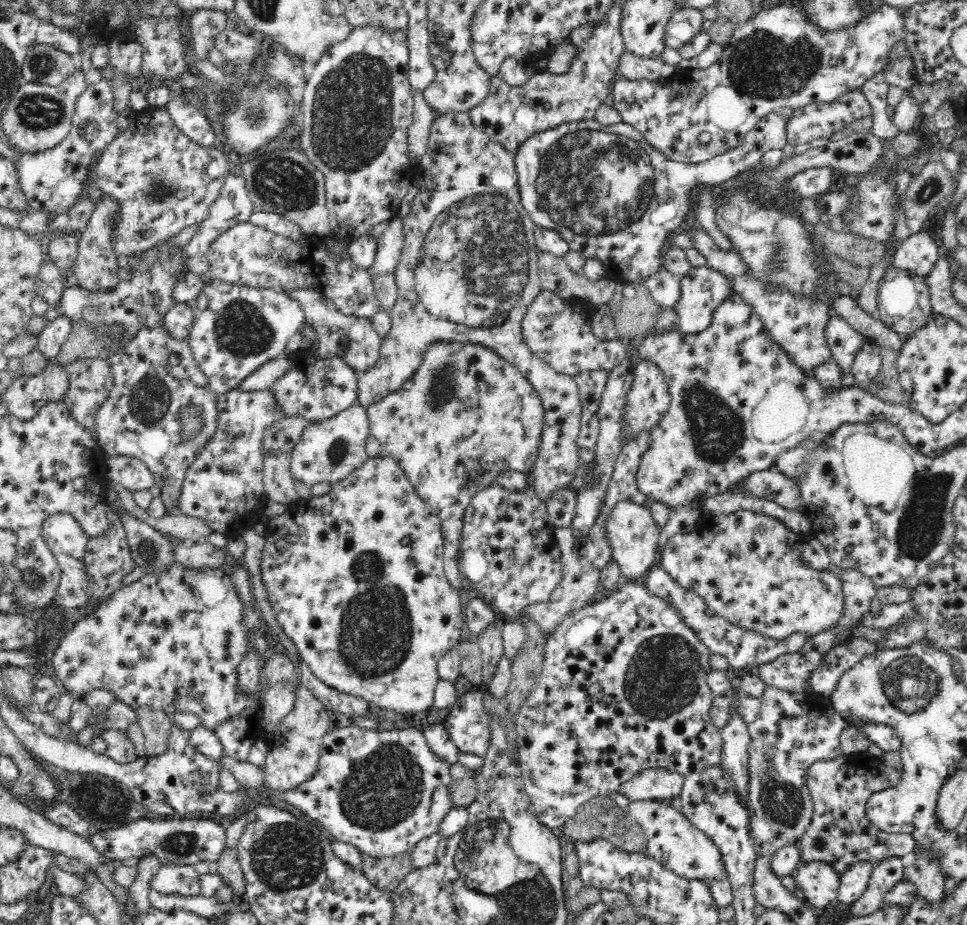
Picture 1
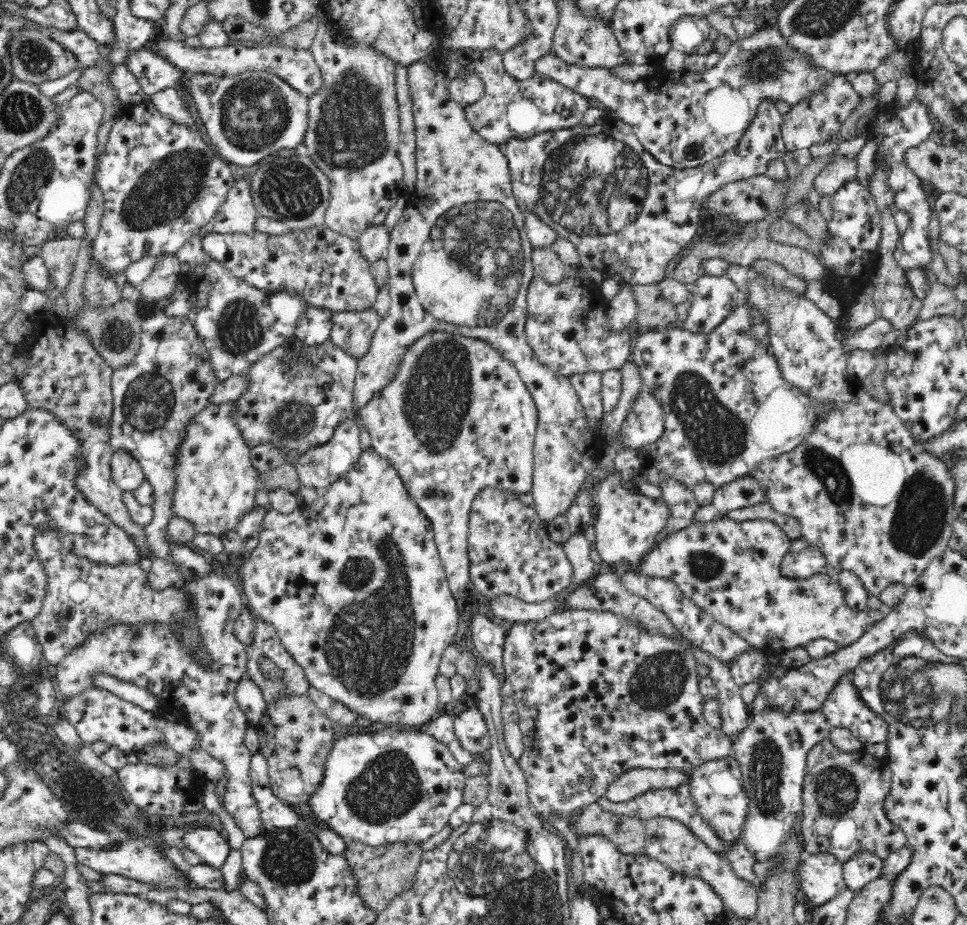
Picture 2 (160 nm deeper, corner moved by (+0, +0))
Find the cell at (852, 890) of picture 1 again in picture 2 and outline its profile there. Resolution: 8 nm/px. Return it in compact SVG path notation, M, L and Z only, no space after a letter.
M871 853L856 854L843 865L845 889L854 894L881 876L883 860Z

